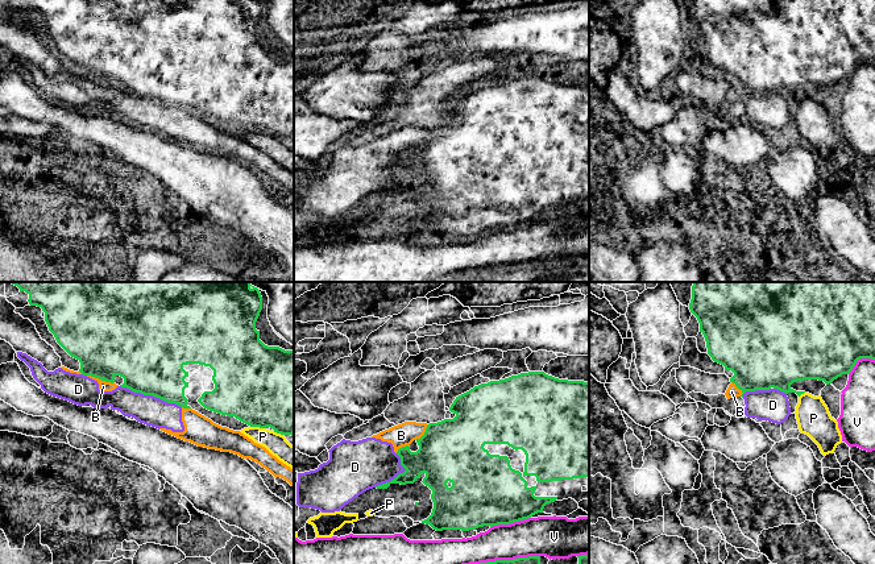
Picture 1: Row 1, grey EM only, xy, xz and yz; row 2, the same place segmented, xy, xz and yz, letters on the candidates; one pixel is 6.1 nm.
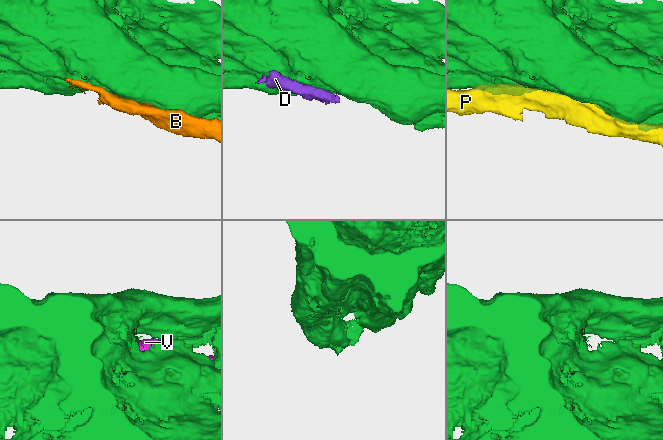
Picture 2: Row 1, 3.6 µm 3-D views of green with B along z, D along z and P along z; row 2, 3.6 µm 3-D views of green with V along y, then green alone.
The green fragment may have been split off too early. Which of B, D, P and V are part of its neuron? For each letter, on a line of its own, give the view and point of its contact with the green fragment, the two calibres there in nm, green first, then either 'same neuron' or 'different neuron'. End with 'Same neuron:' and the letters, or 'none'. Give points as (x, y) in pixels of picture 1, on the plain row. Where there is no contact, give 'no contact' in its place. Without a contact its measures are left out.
B: xy (100, 83) | 460/60 nm | different neuron
D: xy (150, 99) | 440/180 nm | different neuron
P: xy (258, 131) | 500/130 nm | different neuron
V: xz (510, 227) | 420/240 nm | different neuron
Same neuron: none

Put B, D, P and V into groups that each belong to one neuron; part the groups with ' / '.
B D / P / V

